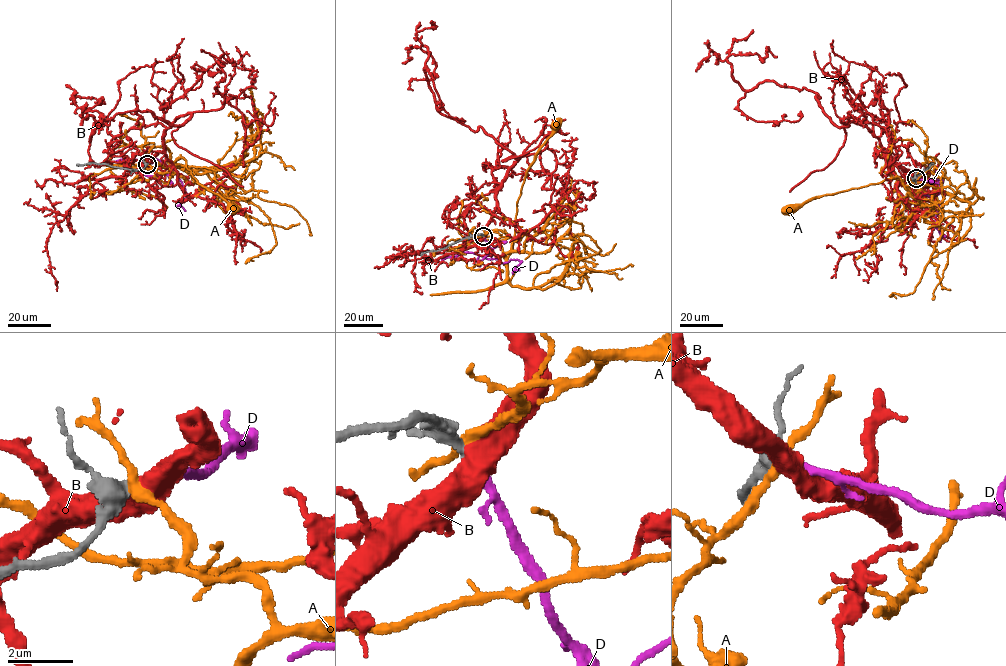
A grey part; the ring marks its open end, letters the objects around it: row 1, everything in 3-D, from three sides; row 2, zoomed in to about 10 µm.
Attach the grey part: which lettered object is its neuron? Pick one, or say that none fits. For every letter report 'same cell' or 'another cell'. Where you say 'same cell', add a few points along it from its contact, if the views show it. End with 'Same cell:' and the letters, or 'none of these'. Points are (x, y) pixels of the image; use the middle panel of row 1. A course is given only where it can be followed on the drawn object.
A: another cell
B: another cell
D: same cell; it runs (484, 236), (491, 258), (503, 263), (511, 259), (522, 261), (515, 267), (519, 270)
Same cell: D

